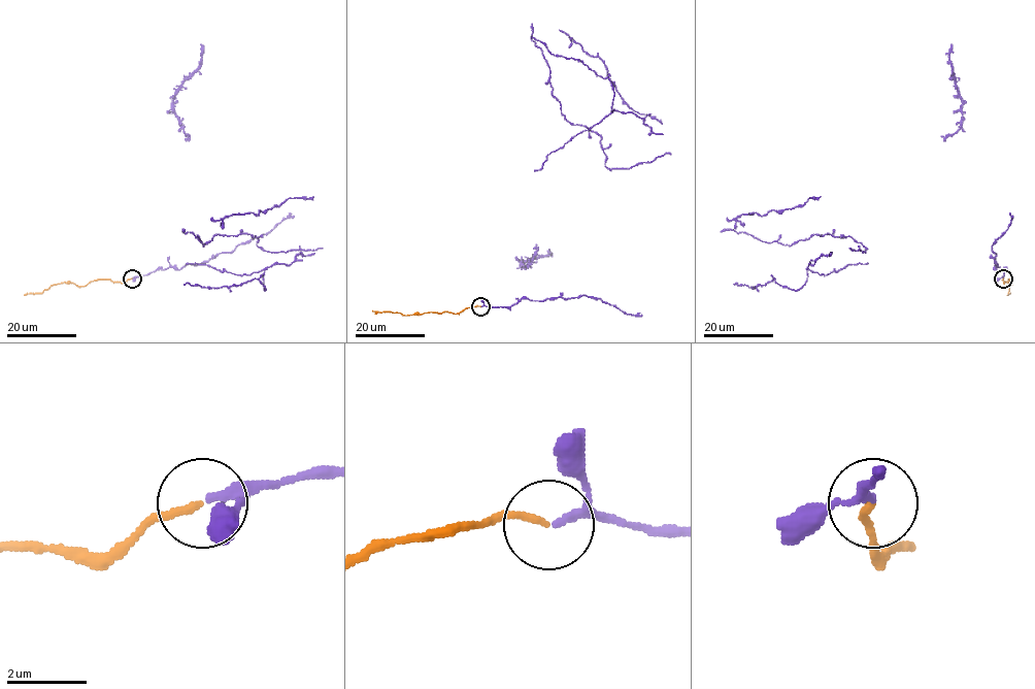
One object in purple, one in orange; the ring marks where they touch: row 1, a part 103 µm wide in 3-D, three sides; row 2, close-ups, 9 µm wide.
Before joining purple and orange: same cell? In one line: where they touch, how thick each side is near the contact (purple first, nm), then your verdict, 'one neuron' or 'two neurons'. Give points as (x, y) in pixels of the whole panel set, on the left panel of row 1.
at (132, 279); 160 nm thick on the purple side, 160 nm on the other; one neuron

